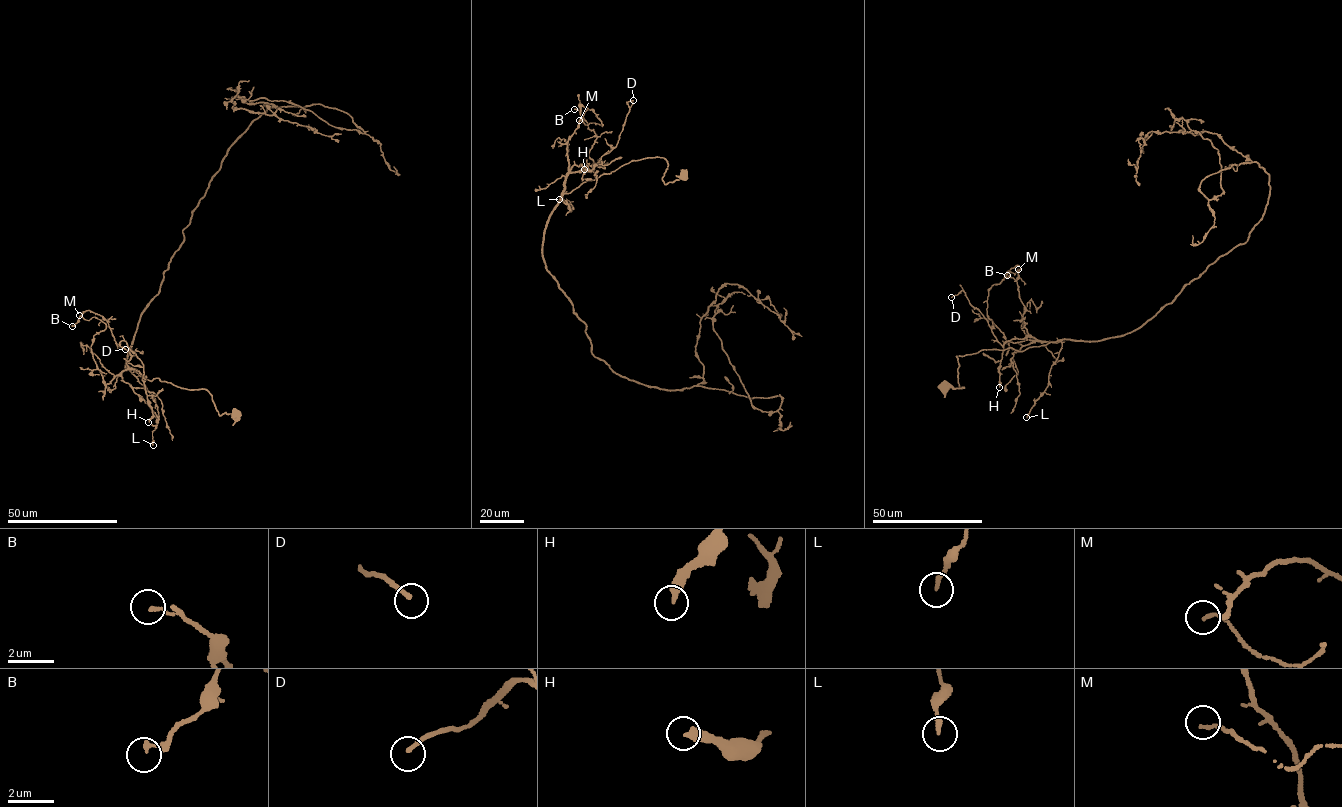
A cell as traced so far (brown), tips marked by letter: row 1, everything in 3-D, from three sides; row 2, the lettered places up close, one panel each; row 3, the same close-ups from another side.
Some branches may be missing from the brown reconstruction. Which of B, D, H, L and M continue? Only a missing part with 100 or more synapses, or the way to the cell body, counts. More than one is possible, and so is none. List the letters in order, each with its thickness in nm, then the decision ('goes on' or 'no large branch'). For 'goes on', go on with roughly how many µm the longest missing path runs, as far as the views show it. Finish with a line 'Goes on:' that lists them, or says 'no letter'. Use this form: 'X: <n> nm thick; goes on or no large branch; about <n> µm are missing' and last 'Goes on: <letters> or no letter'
B: 130 nm thick; no large branch
D: 180 nm thick; no large branch
H: 320 nm thick; no large branch
L: 170 nm thick; no large branch
M: 120 nm thick; no large branch
Goes on: no letter

